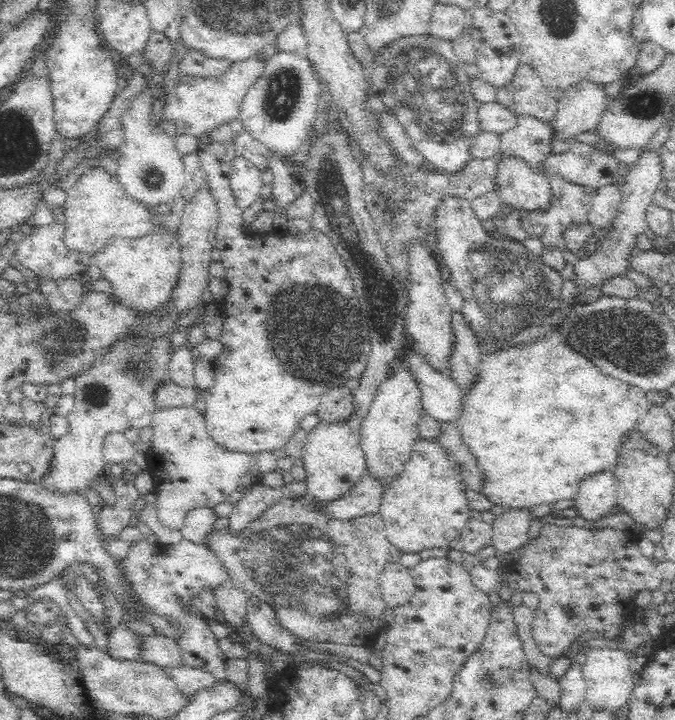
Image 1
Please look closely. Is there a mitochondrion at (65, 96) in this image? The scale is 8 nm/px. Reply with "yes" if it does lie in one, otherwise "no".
no

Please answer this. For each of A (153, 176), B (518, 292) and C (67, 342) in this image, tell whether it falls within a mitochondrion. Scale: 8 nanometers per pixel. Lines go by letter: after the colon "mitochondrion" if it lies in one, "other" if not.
A: mitochondrion
B: mitochondrion
C: mitochondrion

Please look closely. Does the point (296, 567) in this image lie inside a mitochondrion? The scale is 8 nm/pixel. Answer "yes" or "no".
yes

